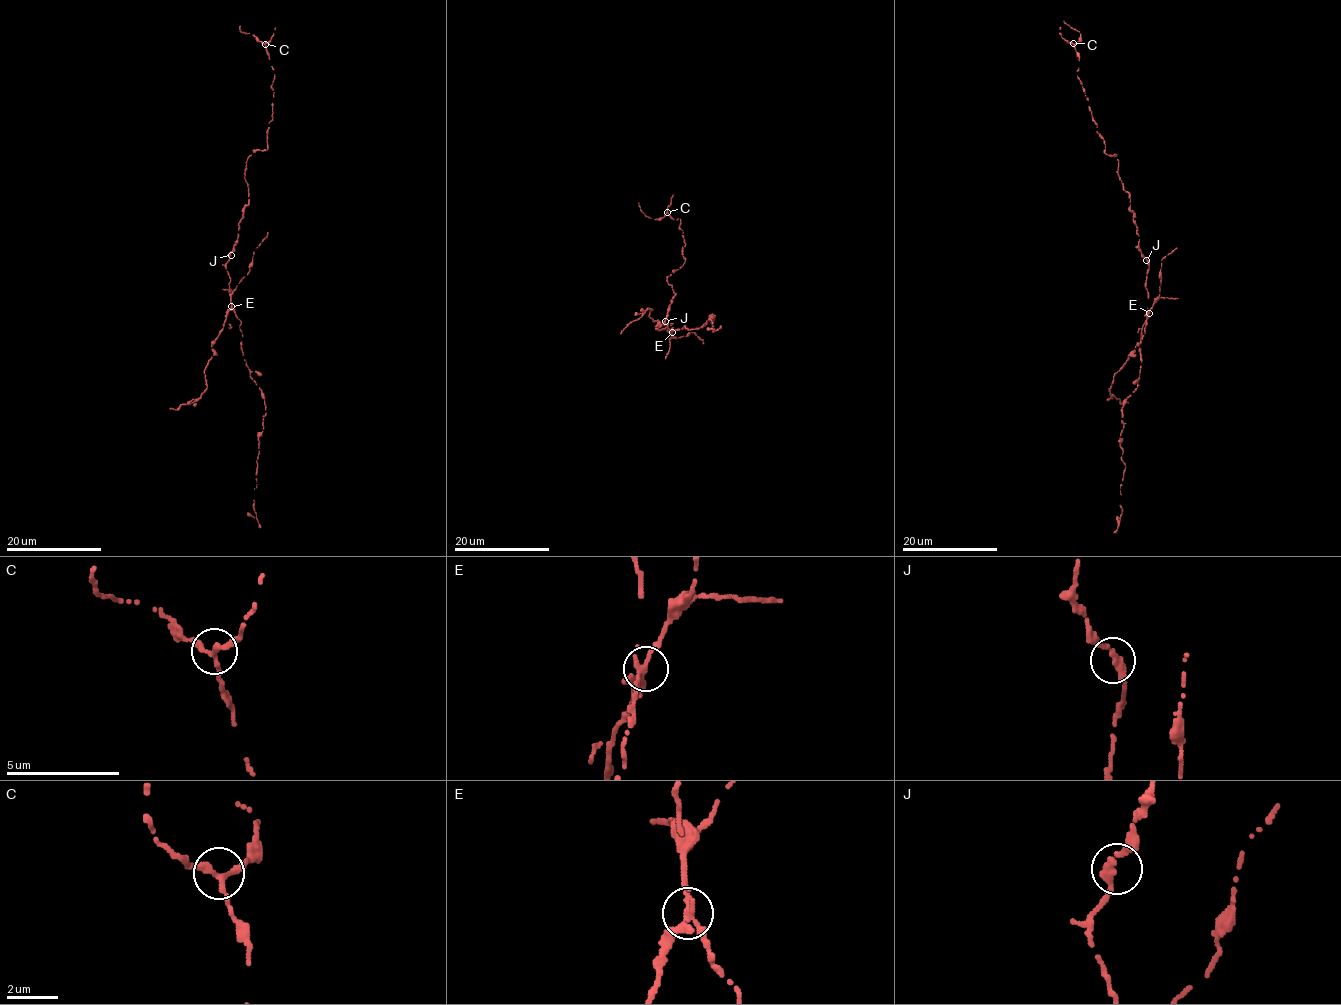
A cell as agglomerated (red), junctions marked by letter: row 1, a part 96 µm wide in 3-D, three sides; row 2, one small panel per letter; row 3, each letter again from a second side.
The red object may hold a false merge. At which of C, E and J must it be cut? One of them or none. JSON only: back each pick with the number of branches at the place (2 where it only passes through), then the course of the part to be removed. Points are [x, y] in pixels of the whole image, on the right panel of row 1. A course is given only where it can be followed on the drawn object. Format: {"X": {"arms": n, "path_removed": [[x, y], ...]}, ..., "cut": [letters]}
{"E": {"arms": 3, "path_removed": [[1149, 312], [1142, 327], [1141, 342], [1115, 375], [1110, 387], [1109, 393], [1122, 403], [1128, 401]]}, "cut": ["E"]}

